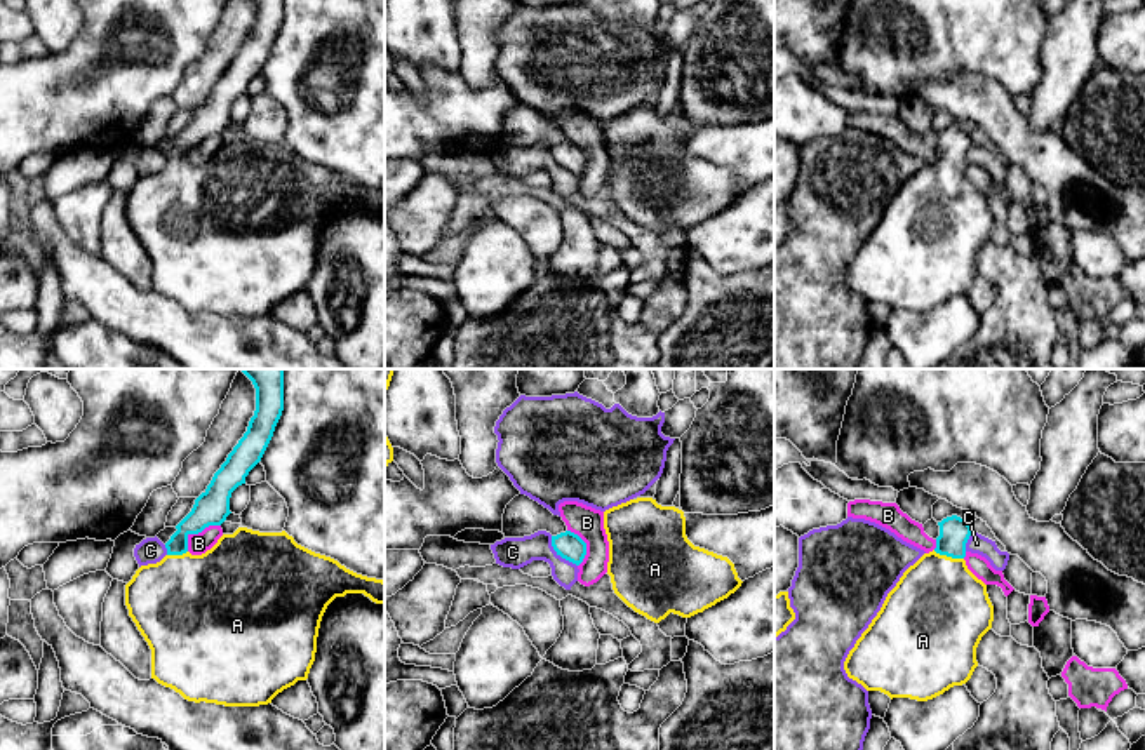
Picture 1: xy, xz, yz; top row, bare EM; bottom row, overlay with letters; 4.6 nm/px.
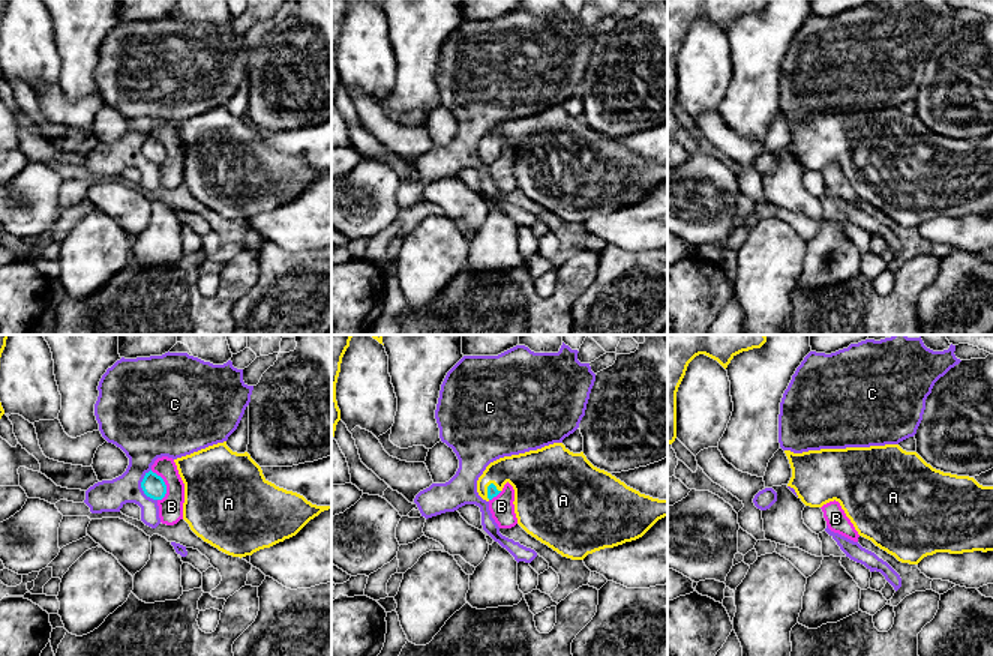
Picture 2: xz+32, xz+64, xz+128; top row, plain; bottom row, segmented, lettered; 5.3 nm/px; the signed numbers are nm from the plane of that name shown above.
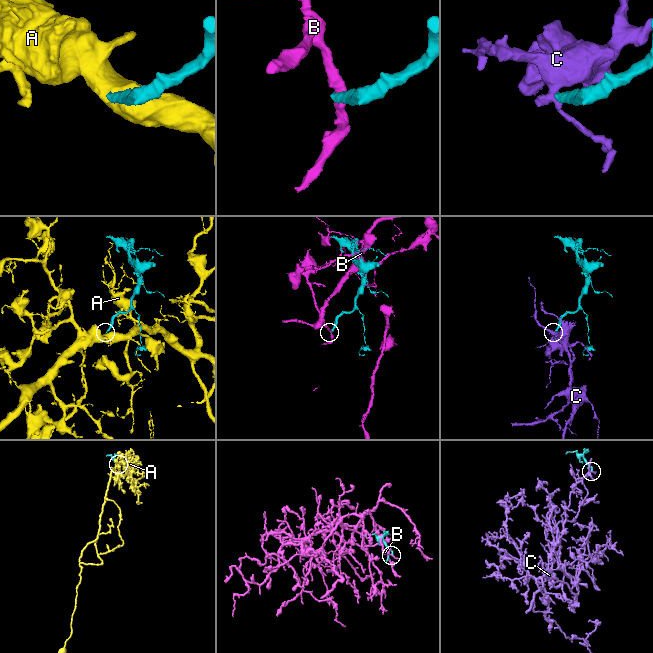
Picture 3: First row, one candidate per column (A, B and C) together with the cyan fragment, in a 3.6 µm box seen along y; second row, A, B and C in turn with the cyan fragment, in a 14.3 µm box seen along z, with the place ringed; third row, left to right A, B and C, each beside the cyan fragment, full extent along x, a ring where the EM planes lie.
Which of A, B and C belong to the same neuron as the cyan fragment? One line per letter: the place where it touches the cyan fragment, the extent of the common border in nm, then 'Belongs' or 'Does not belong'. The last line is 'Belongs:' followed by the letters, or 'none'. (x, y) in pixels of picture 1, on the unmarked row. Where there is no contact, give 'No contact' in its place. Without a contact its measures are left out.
A: Touches cyan at yz (949, 166). Shared border 150 nm. Belongs
B: Touches cyan at xy (197, 143). Shared border 200 nm. Does not belong
C: Touches cyan at xz (559, 164). Shared border 190 nm. Does not belong
Belongs: A

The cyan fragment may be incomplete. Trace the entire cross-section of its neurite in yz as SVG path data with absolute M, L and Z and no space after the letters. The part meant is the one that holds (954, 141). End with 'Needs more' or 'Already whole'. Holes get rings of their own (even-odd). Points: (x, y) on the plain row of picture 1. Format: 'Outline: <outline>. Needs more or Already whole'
Outline: M952 125L938 132L936 158L910 176L887 204L881 221L849 261L844 280L867 301L917 311L933 310L966 294L974 278L976 258L992 238L994 216L987 195L966 176L971 134Z. Needs more

